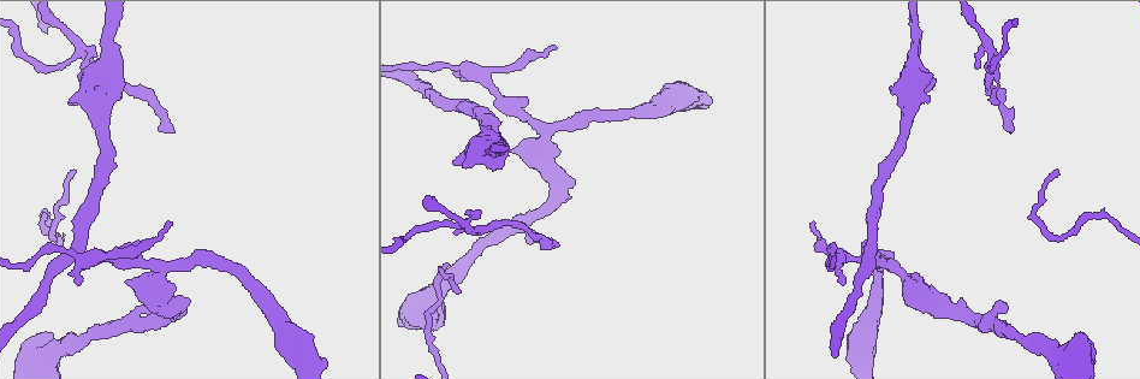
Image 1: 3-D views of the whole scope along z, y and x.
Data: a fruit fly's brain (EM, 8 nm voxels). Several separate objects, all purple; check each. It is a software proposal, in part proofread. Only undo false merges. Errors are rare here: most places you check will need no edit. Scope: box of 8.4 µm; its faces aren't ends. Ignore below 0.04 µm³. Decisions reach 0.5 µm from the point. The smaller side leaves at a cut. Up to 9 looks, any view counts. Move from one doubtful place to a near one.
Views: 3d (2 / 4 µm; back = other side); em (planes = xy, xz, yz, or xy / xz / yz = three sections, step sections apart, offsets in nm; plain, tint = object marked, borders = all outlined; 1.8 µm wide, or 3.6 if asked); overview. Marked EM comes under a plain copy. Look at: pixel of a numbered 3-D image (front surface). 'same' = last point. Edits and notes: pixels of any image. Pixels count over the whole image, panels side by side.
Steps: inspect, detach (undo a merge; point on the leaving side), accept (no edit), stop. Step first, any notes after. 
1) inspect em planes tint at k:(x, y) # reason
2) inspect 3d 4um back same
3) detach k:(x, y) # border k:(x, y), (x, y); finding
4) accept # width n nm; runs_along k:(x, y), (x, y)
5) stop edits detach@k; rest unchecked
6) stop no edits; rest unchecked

inspect 3d 4um back at 1:(904, 103) # branch point

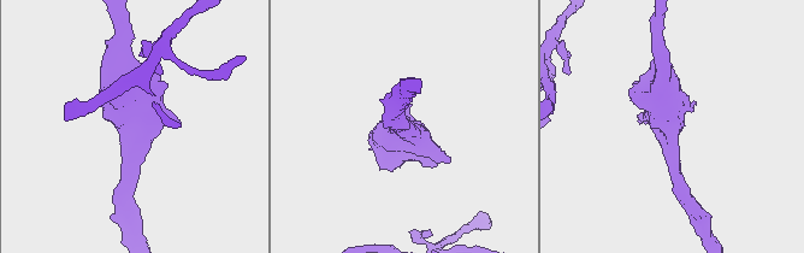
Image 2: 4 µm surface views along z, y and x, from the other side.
inspect em xy step 4 tint at 2:(671, 126) # now the EM

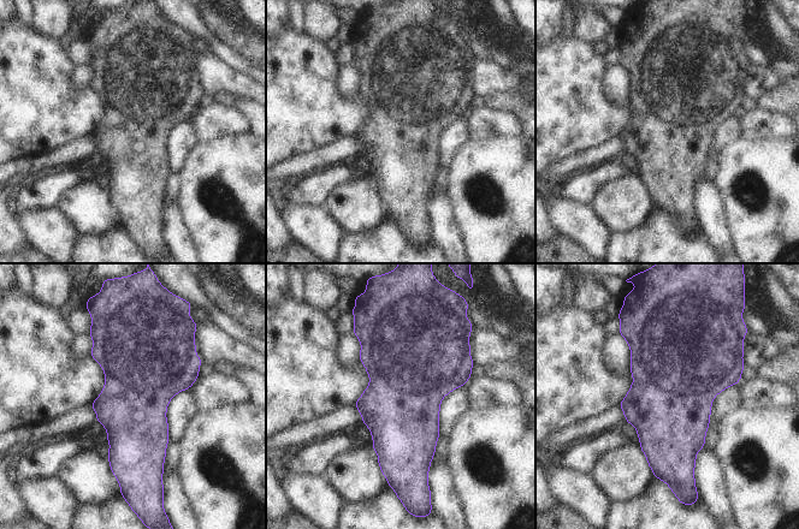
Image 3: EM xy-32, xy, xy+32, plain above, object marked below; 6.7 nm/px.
inspect em planes tint same

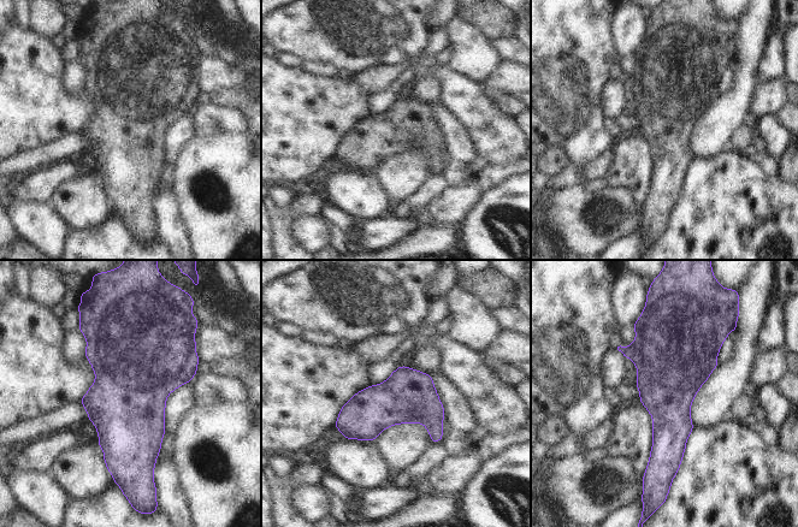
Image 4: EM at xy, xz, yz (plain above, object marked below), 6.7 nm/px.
accept # width 360 nm; continuous, no second neuron

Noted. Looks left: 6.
inspect em planes borders at 1:(483, 75) # sudden change in width

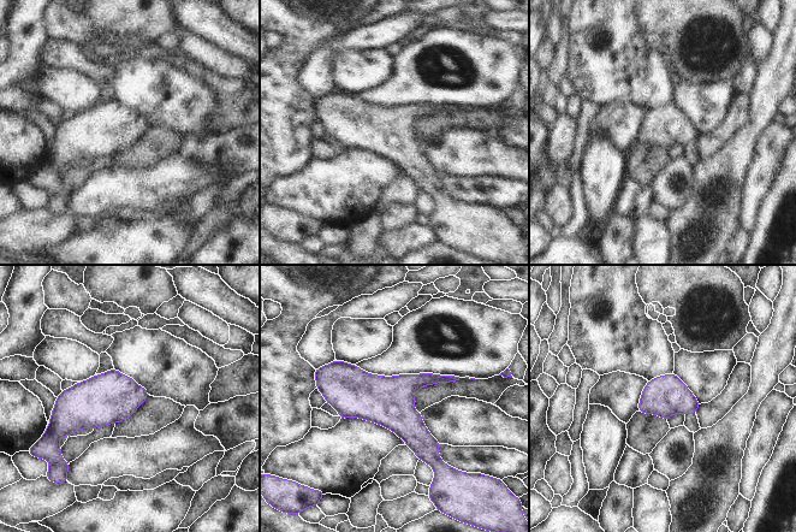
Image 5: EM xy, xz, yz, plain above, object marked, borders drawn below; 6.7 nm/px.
accept # continuous, no second neuron

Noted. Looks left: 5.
inspect em planes tint at 1:(547, 132) # three arms meet

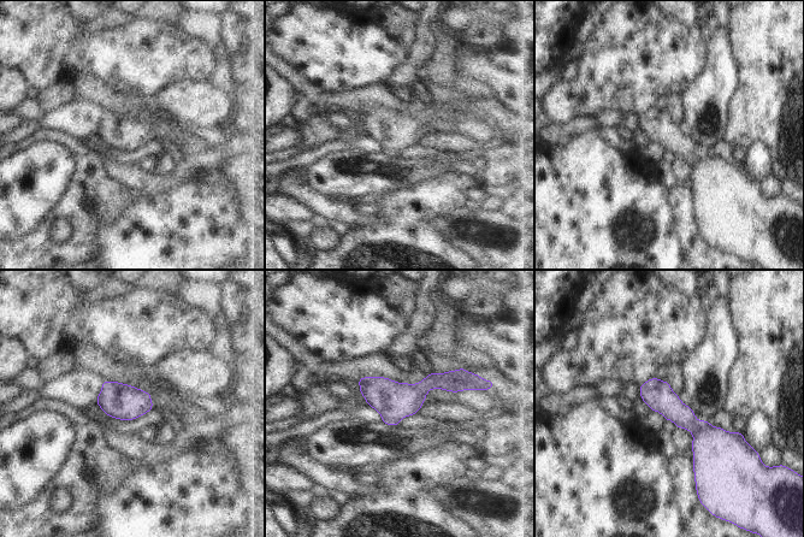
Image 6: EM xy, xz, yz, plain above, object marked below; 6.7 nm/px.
accept # runs_along 6:(361, 382), (378, 391), (470, 387); all the same neuron

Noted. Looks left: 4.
inspect 3d 4um at 1:(39, 346) # thick turns thin

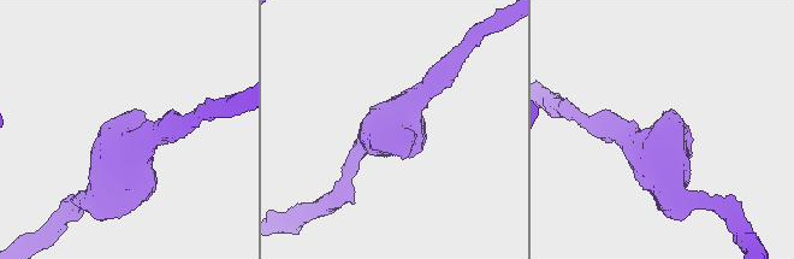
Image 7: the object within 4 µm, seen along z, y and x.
inspect em 3.6um yz step 16 borders at 7:(392, 138) # need the tissue

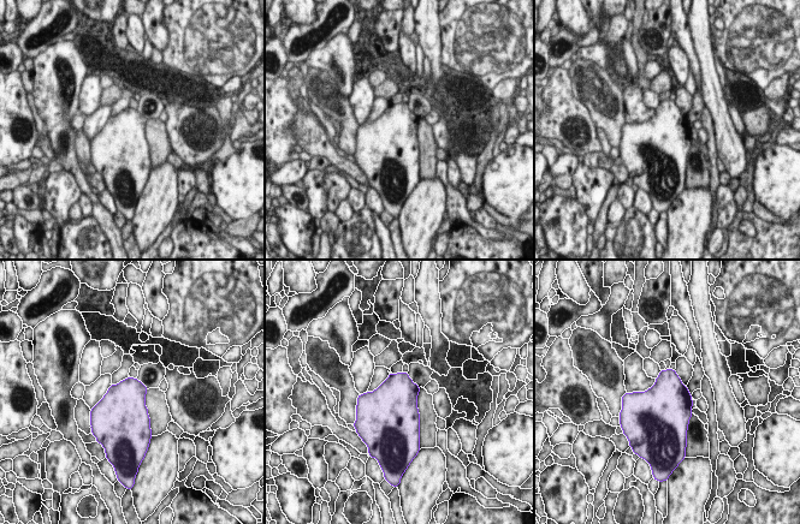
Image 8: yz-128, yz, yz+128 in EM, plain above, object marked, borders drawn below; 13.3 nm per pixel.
inspect em 3.6um planes borders same

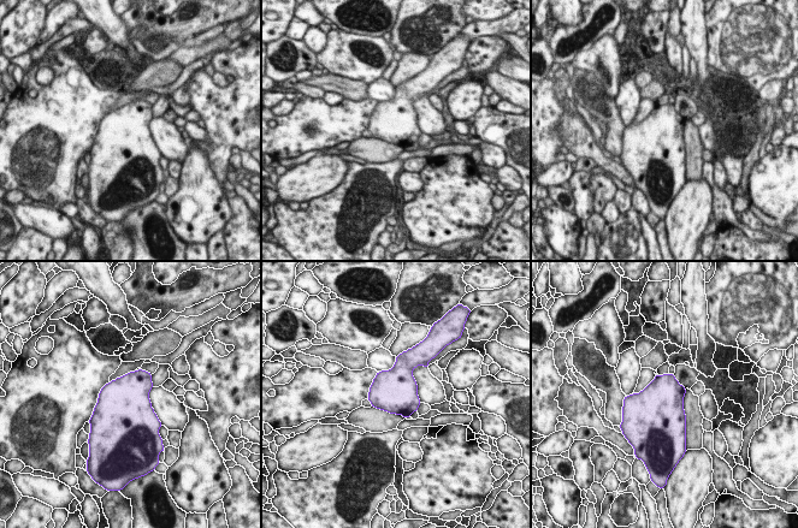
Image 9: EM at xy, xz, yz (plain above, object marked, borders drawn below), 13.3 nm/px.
accept # width 600 nm; all the same neuron

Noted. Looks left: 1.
stop no edits; rest unchecked

